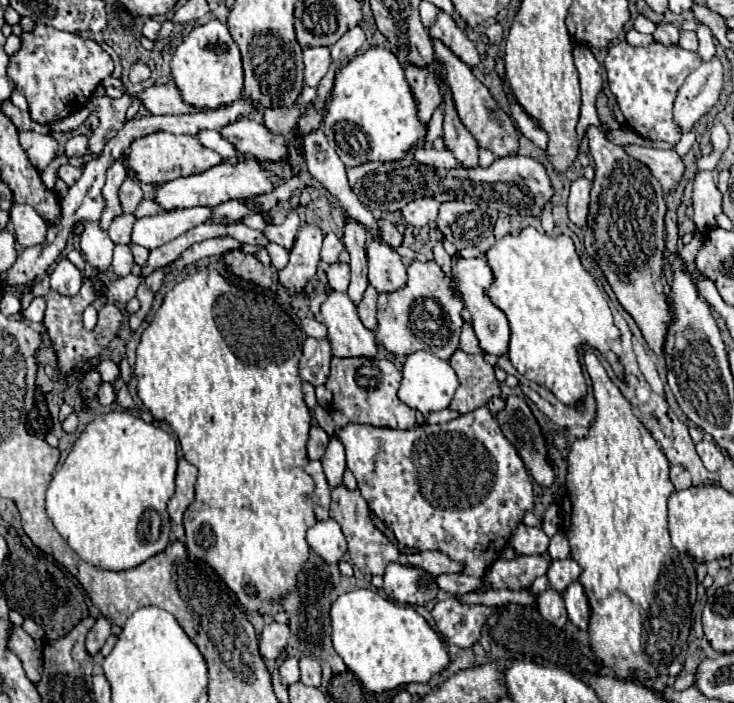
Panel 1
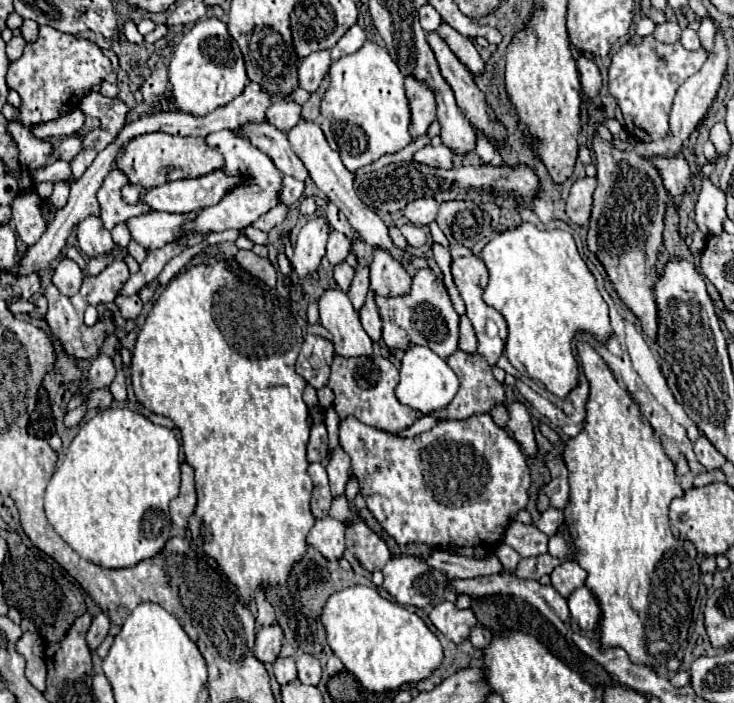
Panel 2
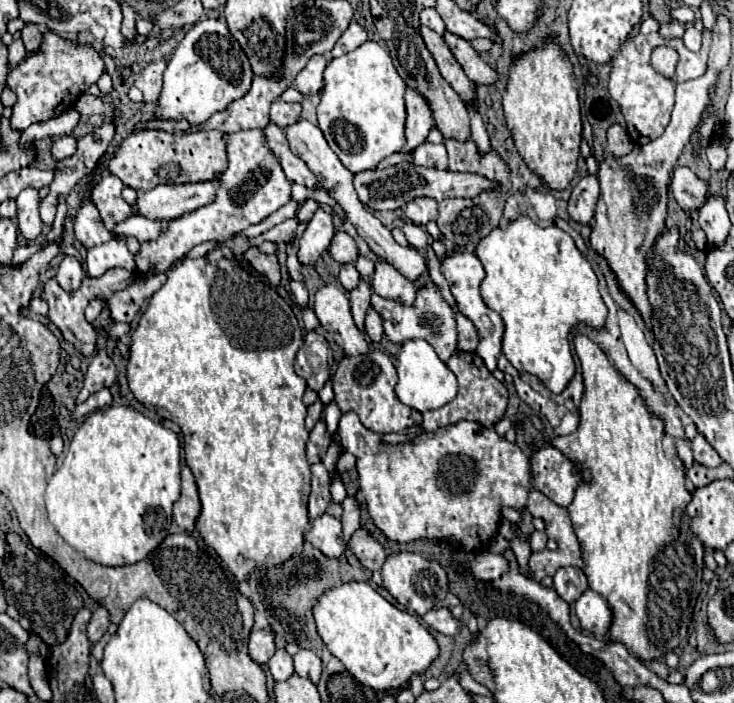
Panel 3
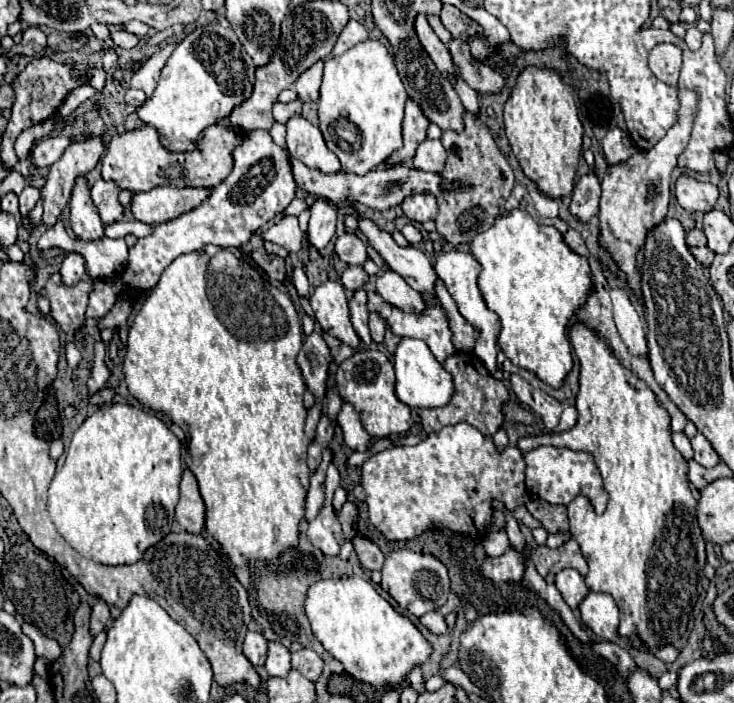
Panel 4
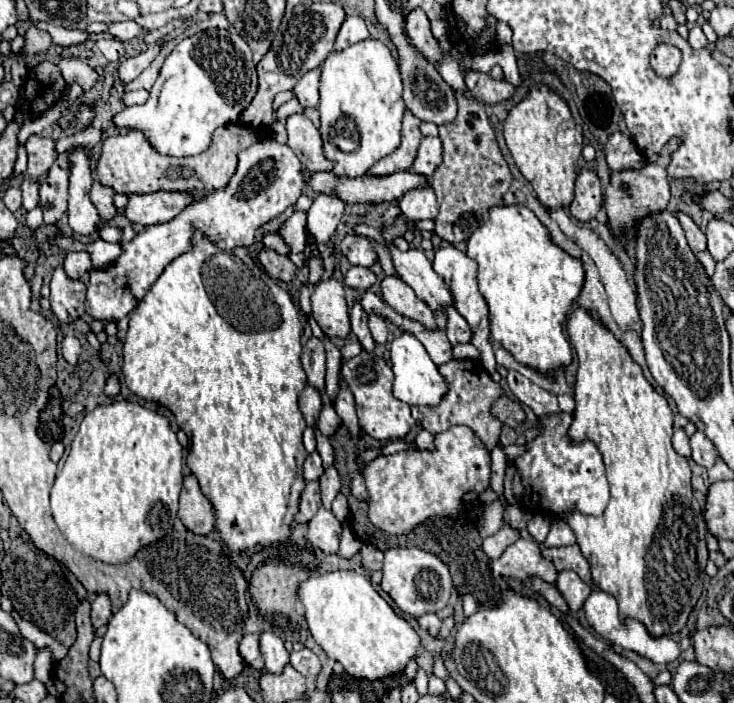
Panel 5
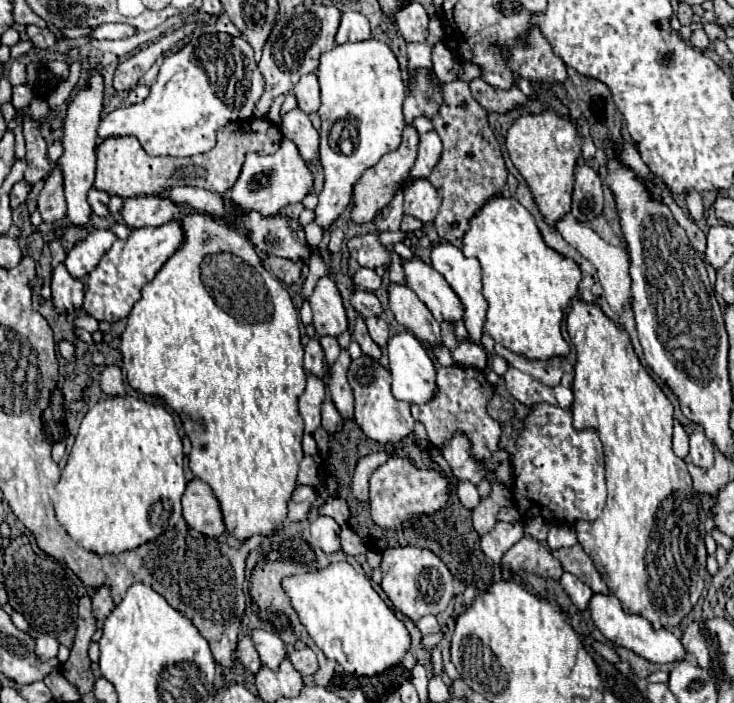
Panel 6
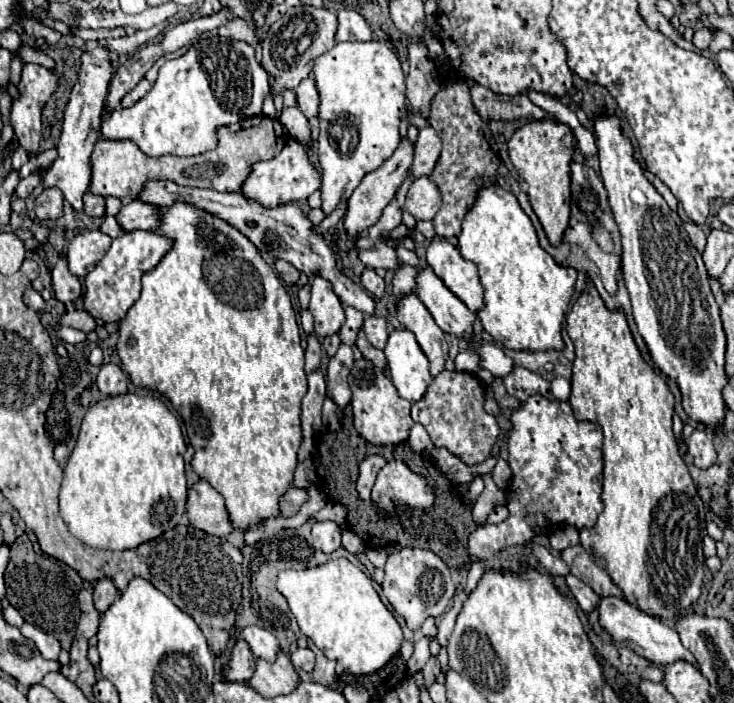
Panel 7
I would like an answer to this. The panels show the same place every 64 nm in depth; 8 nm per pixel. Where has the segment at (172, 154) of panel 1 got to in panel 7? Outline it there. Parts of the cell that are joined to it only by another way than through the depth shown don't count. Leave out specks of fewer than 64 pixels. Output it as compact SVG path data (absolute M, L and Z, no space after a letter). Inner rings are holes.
M254 116L244 120L244 124L230 124L218 130L218 146L212 152L198 156L178 158L178 156L160 156L150 158L132 144L132 140L98 140L92 152L92 184L90 192L100 196L116 198L136 198L148 180L170 180L180 186L212 188L218 192L238 192L244 178L250 172L250 164L256 160L274 158L284 144L288 134L278 120L266 116Z

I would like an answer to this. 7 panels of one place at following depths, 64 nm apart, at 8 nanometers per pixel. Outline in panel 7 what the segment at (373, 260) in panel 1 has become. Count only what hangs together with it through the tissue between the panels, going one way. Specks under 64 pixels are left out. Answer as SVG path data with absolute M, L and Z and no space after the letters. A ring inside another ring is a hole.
M404 294L396 302L396 318L402 322L404 328L414 332L420 348L430 360L430 372L432 376L440 374L444 370L444 362L448 358L448 344L444 340L444 332L436 328L436 322L432 320L432 314L424 304L418 300L418 296Z

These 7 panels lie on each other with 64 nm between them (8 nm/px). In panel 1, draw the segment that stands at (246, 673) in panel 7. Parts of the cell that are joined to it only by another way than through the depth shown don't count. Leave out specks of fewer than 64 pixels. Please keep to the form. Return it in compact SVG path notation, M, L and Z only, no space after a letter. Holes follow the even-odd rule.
M270 622L264 632L262 632L262 640L260 640L260 654L266 660L276 660L280 656L280 652L286 648L290 640L290 628L288 624L278 624L278 622Z

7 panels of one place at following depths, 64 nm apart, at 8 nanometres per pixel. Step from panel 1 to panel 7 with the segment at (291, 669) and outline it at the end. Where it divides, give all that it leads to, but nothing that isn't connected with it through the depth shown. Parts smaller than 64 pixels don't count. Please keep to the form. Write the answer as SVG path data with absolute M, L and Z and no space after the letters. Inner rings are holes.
M248 626L242 630L240 638L244 638L250 646L250 650L258 656L258 658L264 658L268 662L276 660L276 654L280 652L280 644L276 640L276 636L264 628L258 628L258 626Z

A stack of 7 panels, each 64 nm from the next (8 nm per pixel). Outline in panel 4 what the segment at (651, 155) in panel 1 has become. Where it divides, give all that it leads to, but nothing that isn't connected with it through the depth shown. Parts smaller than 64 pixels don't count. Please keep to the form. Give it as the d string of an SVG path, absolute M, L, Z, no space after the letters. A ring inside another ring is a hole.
M680 174L676 180L676 200L688 212L708 212L716 206L718 188L710 182L698 182L688 174Z

